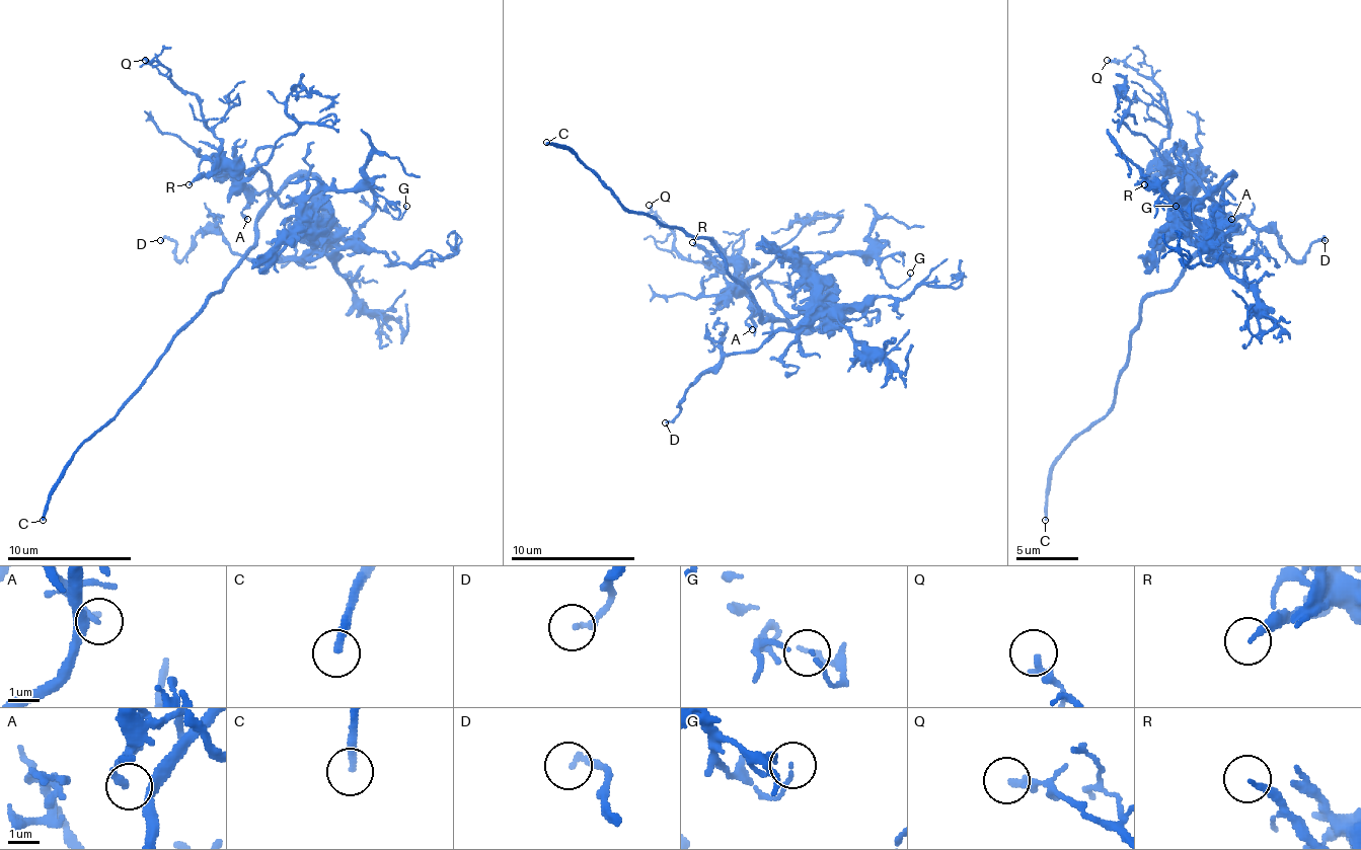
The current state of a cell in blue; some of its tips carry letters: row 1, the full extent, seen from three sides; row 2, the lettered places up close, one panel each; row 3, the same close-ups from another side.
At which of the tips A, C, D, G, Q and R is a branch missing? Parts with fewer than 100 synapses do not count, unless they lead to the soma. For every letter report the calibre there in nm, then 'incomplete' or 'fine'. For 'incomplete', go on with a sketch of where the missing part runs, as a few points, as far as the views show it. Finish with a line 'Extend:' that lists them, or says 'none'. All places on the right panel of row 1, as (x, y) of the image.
A: 190 nm | fine
C: 240 nm | incomplete
D: 200 nm | fine
G: 90 nm | fine
Q: 220 nm | fine
R: 200 nm | fine
Extend: C

